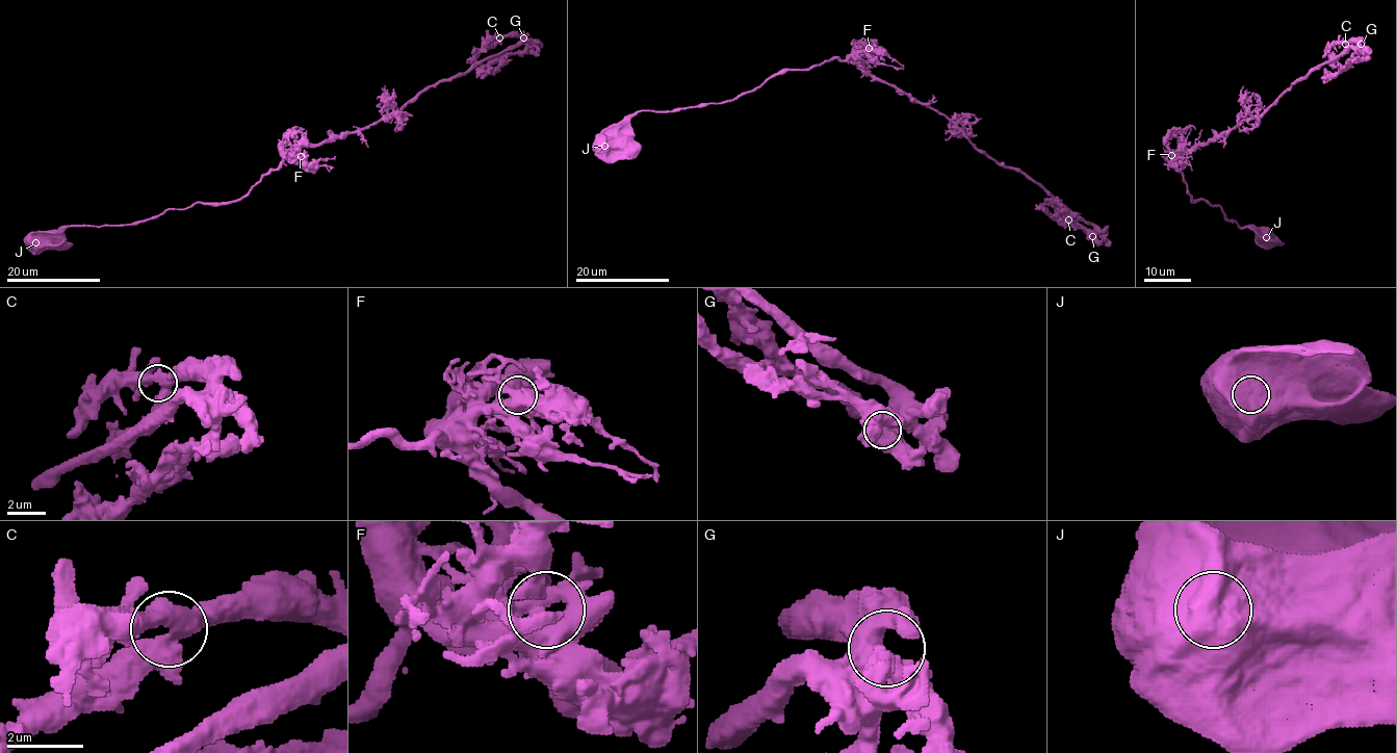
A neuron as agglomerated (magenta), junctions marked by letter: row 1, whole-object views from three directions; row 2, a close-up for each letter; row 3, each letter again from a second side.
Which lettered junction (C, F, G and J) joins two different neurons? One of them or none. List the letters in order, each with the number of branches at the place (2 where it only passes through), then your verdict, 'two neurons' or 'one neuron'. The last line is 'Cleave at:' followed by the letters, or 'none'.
C: branches 3; one neuron
F: branches 1; one neuron
G: branches 3; one neuron
J: branches 2; one neuron
Cleave at: none

